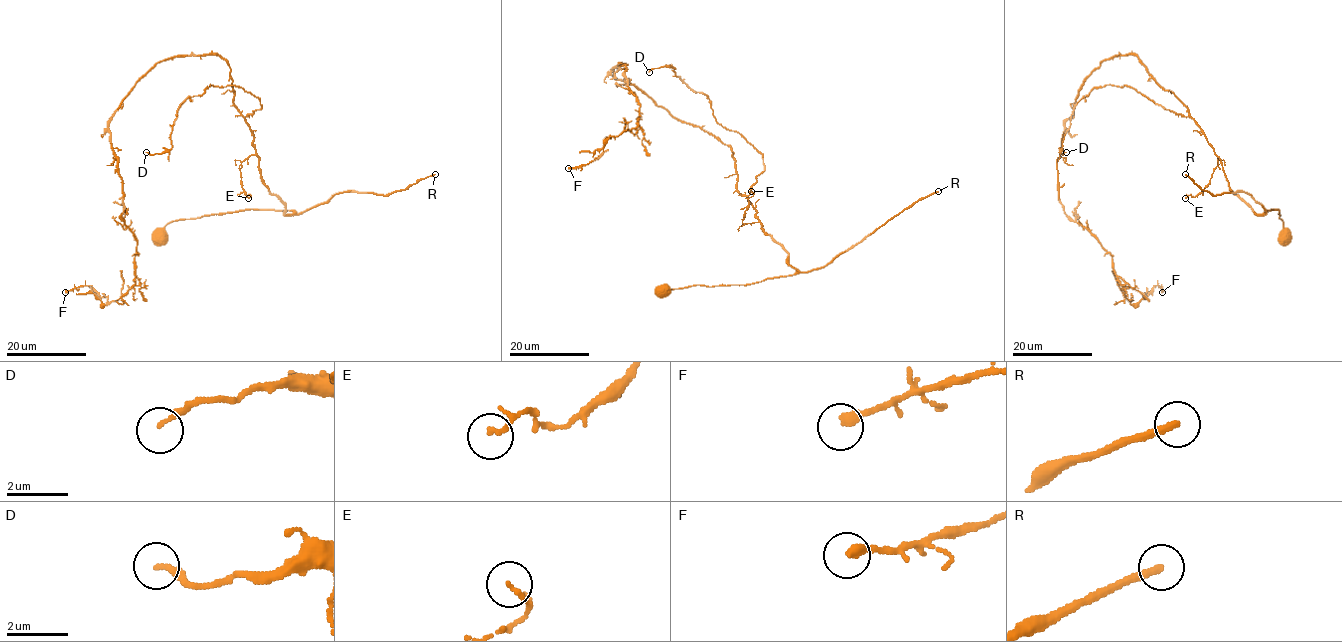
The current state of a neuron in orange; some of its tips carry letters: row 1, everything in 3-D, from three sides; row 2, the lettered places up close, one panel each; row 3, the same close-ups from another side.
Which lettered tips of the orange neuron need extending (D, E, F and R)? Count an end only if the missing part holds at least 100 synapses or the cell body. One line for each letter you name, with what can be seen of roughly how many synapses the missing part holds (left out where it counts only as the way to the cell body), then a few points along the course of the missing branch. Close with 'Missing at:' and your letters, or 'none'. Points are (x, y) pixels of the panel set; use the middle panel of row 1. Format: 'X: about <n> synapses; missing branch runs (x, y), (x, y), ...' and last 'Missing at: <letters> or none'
R: about 160 synapses
Missing at: R

